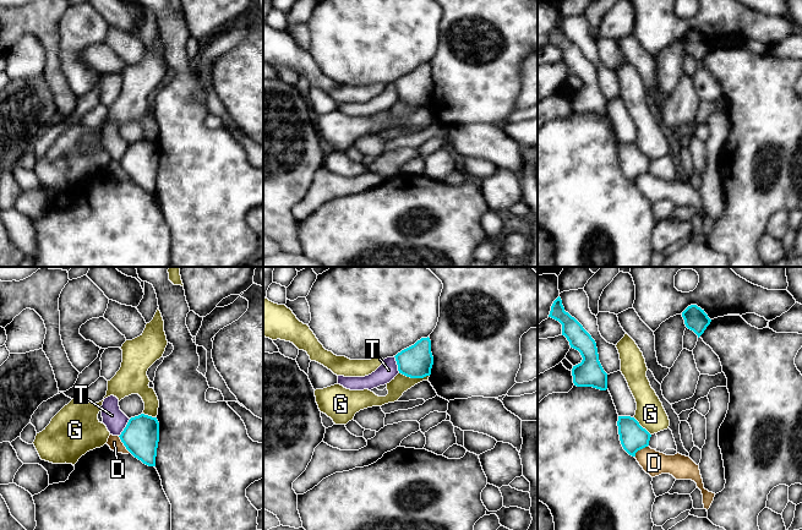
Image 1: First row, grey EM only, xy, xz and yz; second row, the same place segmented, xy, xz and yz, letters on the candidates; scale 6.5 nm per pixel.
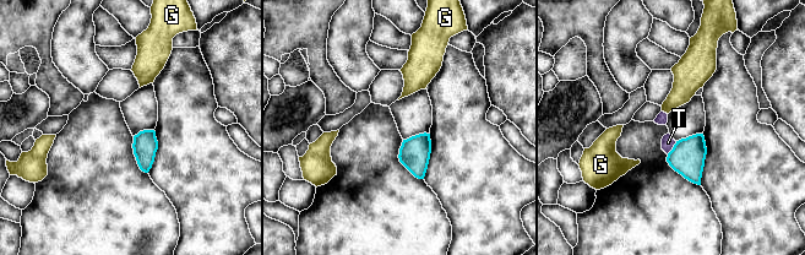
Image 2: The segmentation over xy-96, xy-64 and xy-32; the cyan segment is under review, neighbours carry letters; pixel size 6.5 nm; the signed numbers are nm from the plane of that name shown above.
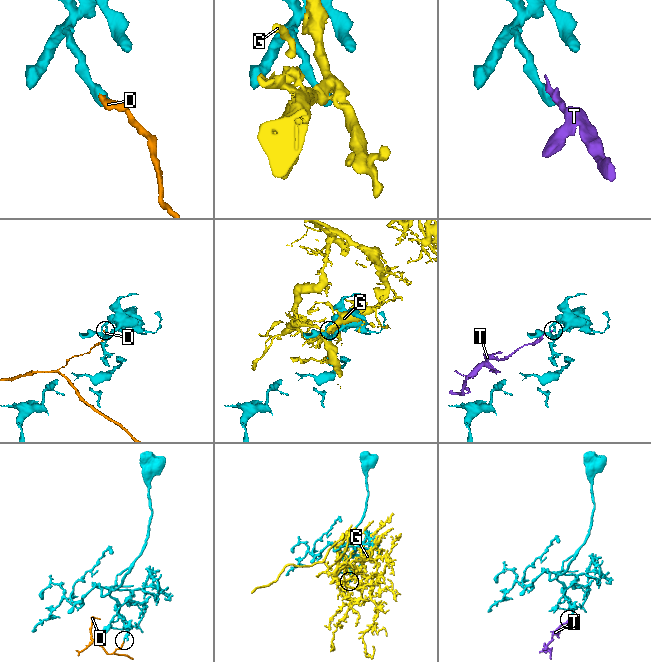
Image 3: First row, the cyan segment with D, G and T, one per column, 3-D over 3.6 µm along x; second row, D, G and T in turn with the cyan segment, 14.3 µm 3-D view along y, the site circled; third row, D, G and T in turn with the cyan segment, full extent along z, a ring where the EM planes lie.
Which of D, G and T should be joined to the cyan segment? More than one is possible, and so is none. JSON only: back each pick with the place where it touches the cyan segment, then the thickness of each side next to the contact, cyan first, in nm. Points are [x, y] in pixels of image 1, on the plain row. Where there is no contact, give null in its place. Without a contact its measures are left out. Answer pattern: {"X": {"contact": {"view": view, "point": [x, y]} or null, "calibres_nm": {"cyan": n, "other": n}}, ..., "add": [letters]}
{"add": []}

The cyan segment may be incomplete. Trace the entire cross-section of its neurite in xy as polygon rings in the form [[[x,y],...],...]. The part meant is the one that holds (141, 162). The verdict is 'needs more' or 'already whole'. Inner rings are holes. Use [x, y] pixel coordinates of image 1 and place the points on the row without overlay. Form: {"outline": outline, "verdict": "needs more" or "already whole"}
{"outline": [[[144,140],[131,143],[119,163],[135,184],[148,192],[156,192],[159,168],[159,148],[157,143]]], "verdict": "already whole"}

